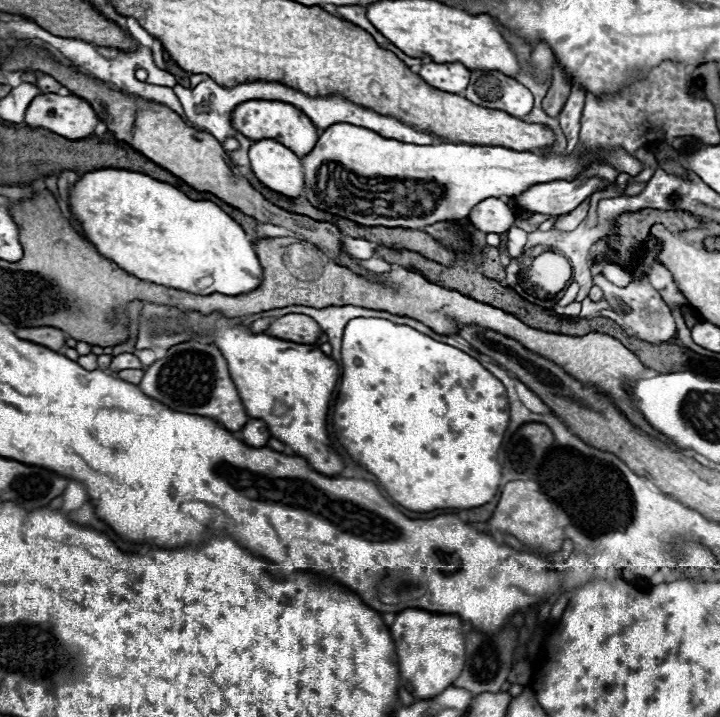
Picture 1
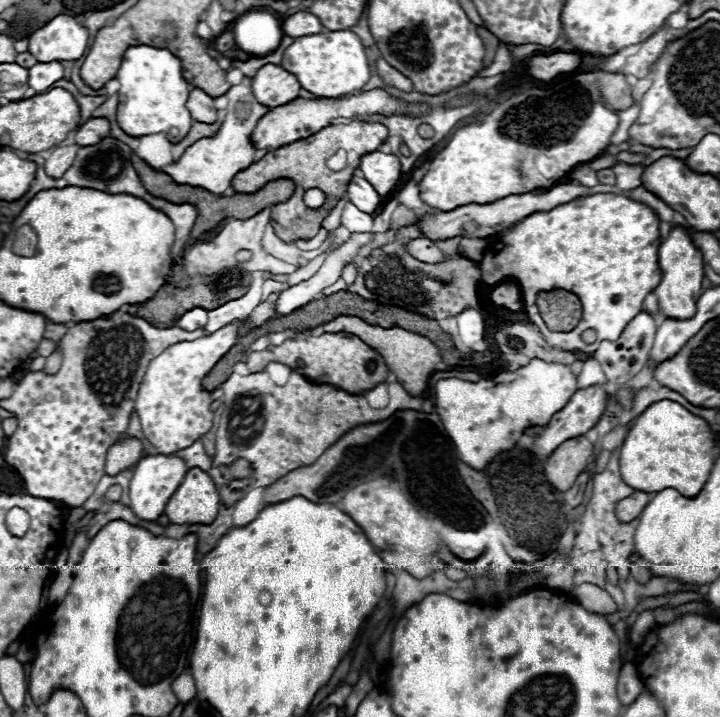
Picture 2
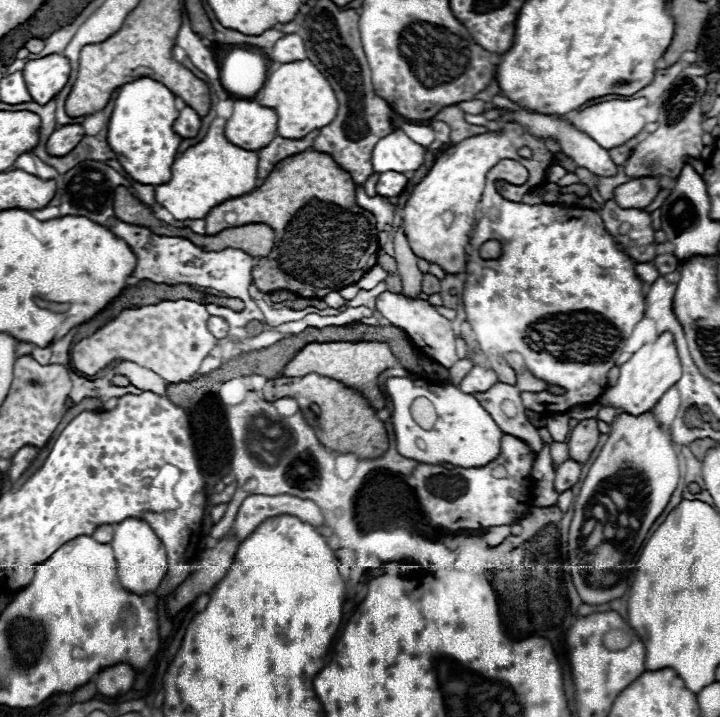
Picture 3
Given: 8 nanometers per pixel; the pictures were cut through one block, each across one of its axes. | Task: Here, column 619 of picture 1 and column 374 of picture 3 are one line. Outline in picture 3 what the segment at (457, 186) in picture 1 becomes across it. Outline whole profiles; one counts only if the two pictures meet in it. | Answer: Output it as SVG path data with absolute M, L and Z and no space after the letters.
M402 130L388 134L372 150L374 172L398 170L404 174L420 168L422 160L424 160L424 148L412 142Z

